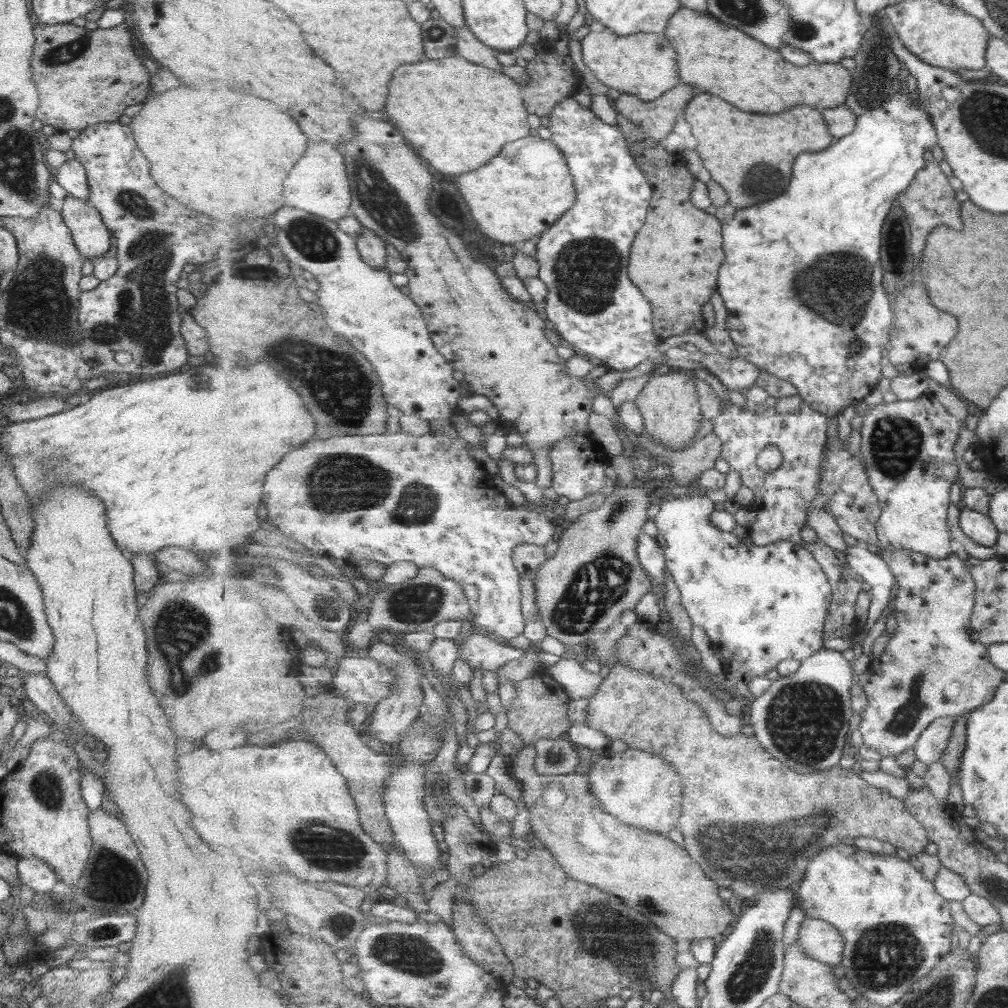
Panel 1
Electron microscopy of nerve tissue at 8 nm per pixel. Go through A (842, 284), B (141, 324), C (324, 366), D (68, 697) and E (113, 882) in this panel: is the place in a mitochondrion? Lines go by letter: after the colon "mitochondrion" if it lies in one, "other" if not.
A: mitochondrion
B: mitochondrion
C: mitochondrion
D: other
E: mitochondrion

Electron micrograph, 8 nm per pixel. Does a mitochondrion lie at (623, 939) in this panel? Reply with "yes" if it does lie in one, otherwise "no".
yes

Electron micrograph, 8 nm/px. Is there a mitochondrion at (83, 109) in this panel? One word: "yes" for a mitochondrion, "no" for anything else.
no

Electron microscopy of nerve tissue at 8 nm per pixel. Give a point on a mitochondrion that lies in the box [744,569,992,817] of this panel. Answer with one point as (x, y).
(806, 722)

